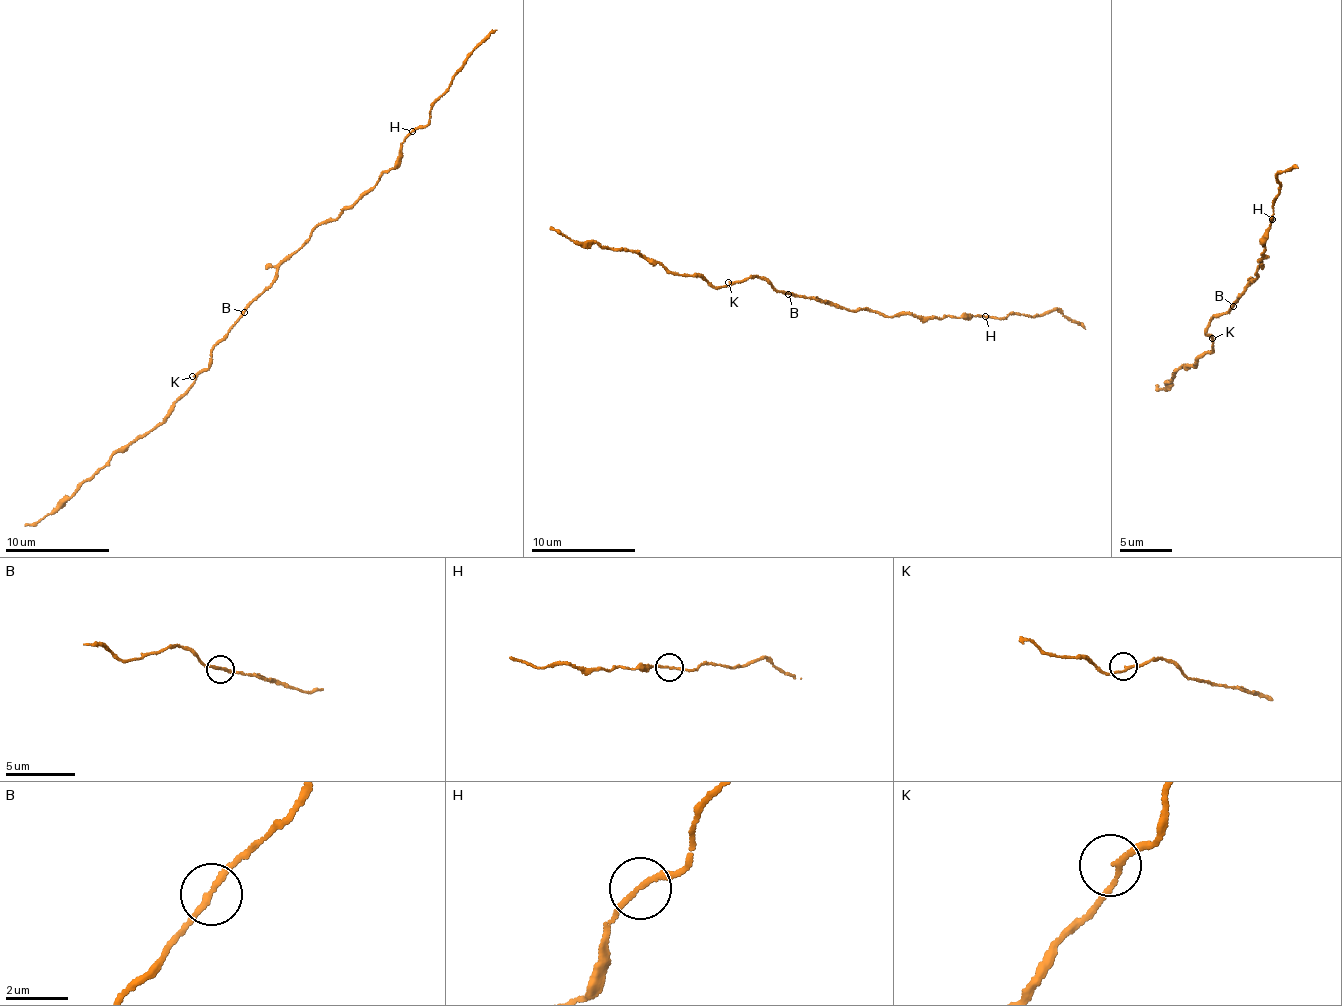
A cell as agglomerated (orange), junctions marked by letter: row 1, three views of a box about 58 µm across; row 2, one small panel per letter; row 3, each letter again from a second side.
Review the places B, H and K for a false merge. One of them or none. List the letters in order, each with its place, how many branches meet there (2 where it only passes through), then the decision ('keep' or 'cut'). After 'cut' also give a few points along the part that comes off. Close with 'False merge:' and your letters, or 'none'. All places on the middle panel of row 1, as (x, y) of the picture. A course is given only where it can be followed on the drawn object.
B: at (788, 294); 2 branches meet; keep
H: at (985, 316); 2 branches meet; keep
K: at (728, 282); 2 branches meet; keep
False merge: none

